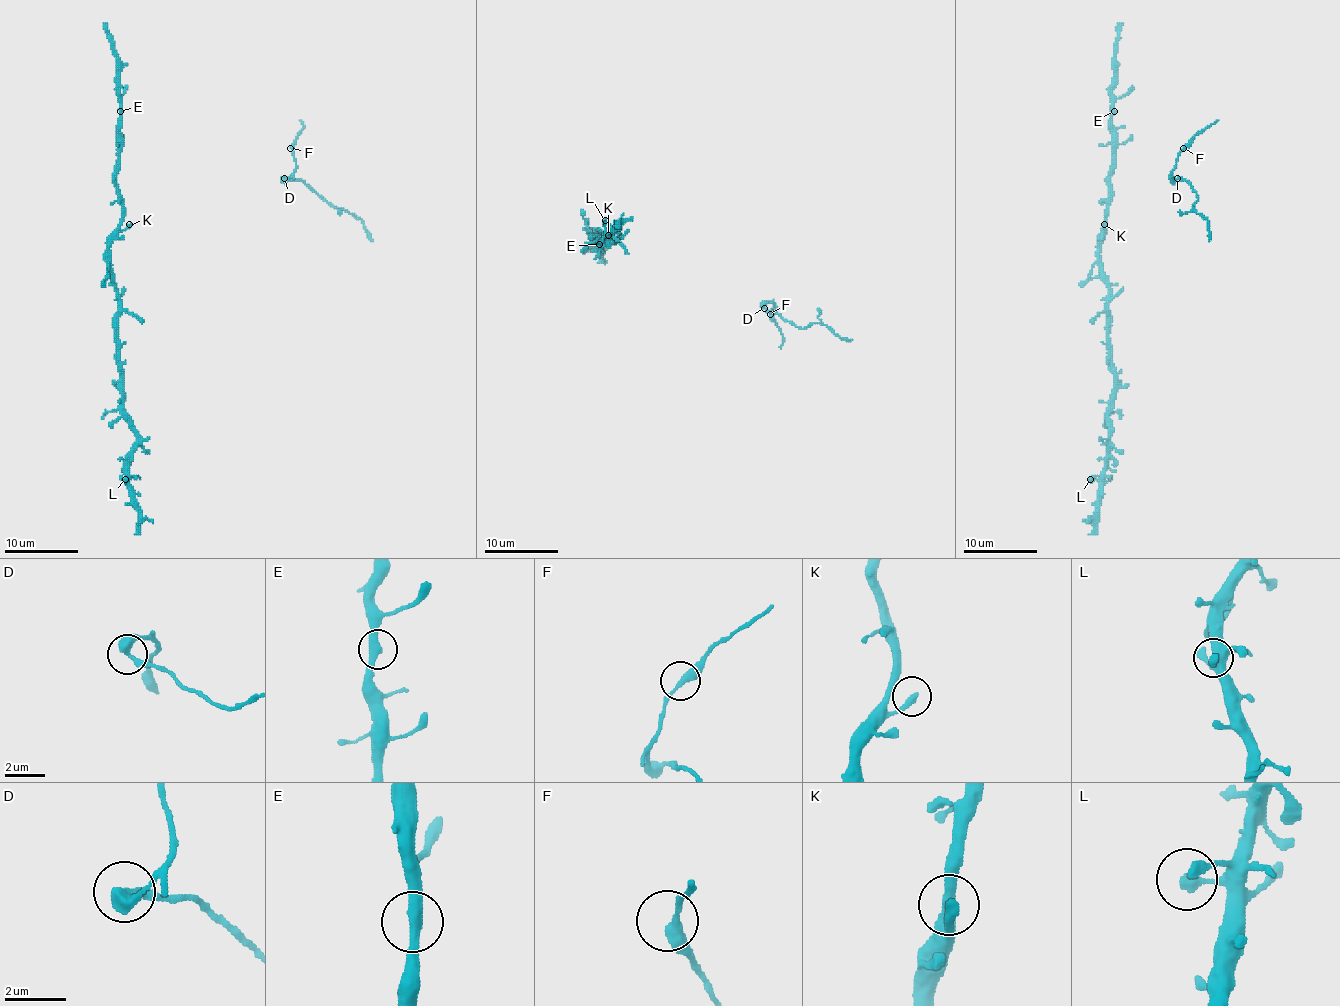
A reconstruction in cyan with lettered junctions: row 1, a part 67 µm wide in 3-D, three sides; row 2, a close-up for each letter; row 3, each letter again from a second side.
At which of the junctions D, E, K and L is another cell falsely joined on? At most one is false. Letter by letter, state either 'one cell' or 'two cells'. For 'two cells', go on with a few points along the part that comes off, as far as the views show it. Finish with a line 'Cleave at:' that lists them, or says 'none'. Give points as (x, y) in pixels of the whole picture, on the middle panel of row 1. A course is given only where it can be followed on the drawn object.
D: two cells; course (764, 308), (768, 303), (773, 303), (771, 317), (782, 336), (781, 349)
E: one cell
K: one cell
L: one cell
Cleave at: D

